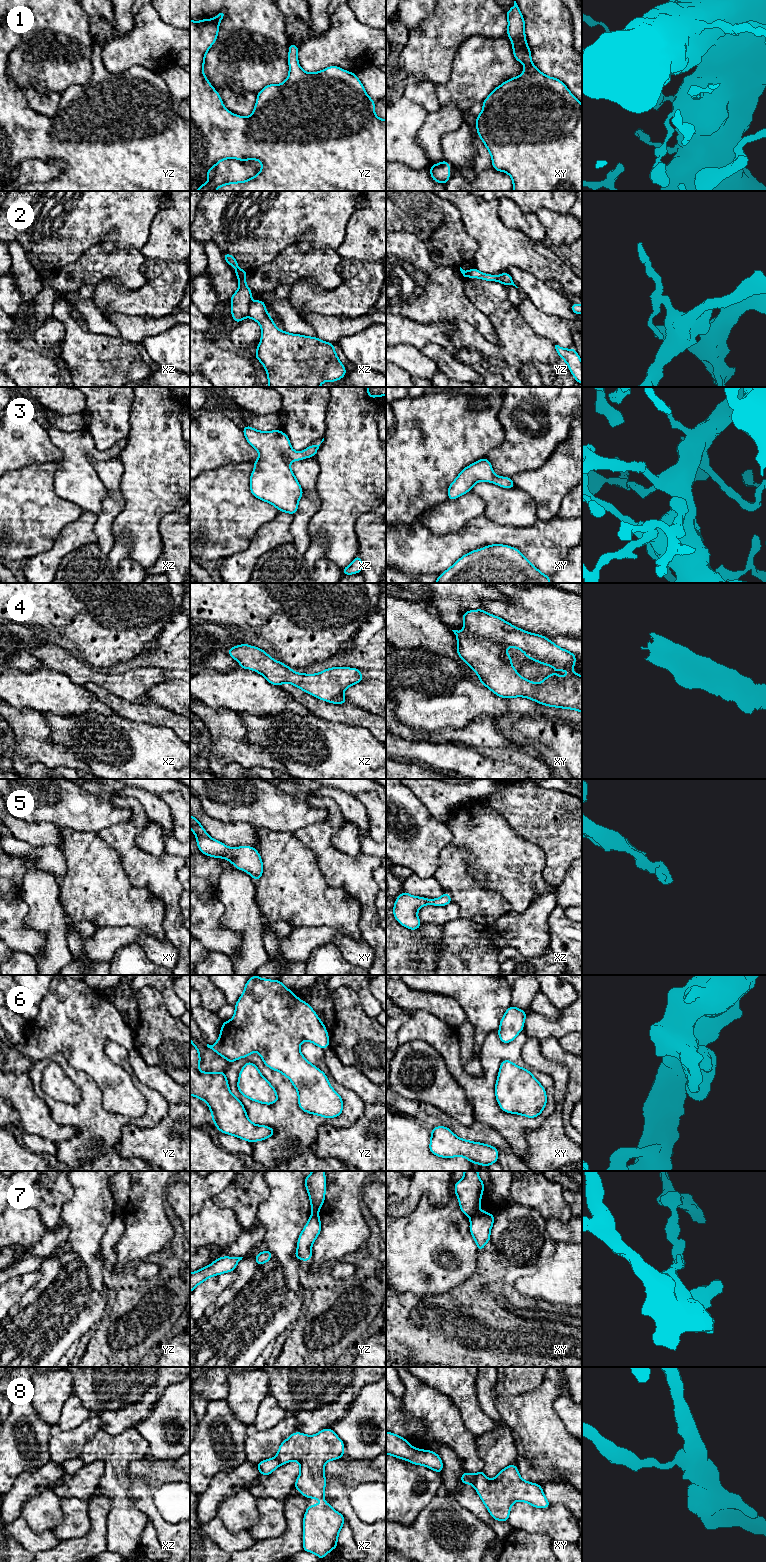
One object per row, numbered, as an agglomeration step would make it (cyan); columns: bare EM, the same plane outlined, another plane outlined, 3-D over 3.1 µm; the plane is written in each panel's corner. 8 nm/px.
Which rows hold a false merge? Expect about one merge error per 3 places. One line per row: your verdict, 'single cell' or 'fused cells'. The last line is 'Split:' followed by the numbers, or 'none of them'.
1: single cell
2: fused cells
3: single cell
4: single cell
5: single cell
6: single cell
7: fused cells
8: fused cells
Split: 2, 7, 8

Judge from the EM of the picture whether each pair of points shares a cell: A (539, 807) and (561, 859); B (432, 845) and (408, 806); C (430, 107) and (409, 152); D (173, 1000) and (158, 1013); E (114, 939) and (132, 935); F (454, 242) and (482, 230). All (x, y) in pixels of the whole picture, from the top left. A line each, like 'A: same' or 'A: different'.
A: same
B: same
C: different
D: different
E: same
F: different

